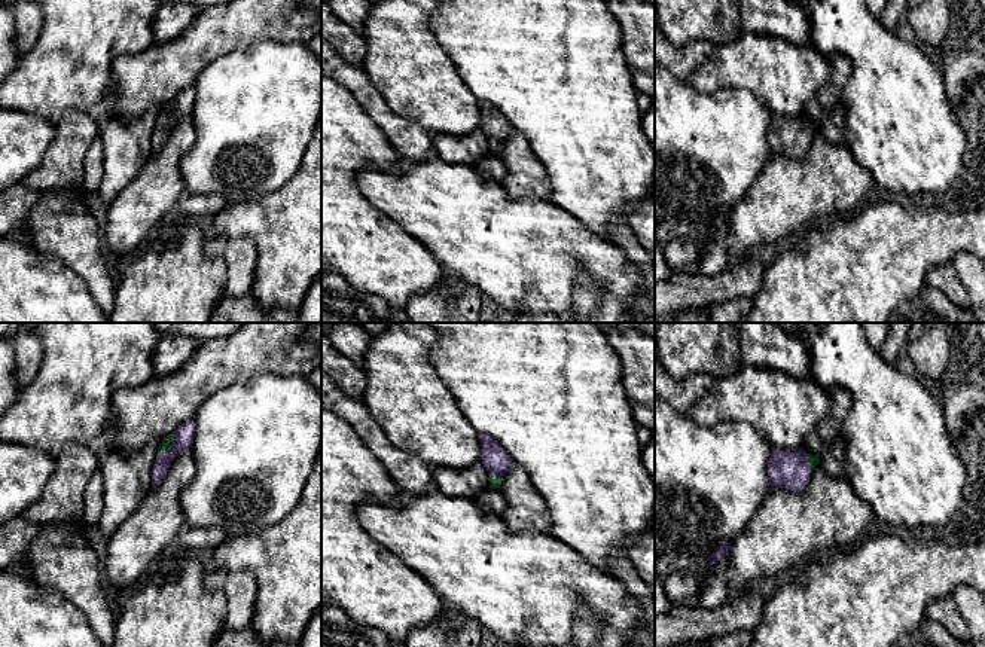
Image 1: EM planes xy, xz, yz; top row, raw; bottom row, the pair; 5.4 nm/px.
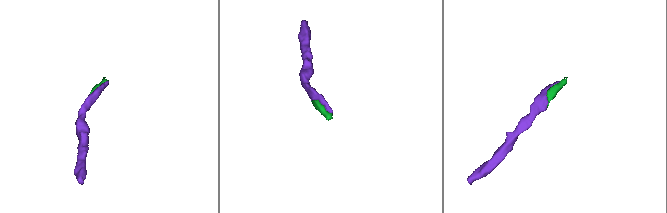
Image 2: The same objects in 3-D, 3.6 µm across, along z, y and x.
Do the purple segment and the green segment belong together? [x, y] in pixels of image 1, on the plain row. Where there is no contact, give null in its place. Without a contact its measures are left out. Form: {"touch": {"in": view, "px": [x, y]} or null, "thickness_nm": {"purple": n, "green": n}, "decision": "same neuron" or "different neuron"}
{"touch": {"in": "xy", "px": [171, 115]}, "thickness_nm": {"purple": 110, "green": 70}, "decision": "same neuron"}

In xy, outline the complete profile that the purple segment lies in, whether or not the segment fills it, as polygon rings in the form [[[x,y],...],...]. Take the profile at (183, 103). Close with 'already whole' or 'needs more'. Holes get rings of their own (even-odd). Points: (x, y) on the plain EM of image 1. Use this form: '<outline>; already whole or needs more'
[[[187,88],[161,109],[150,140],[152,155],[159,153],[174,123],[192,115],[193,104],[195,104],[195,91],[193,88]]]; needs more

